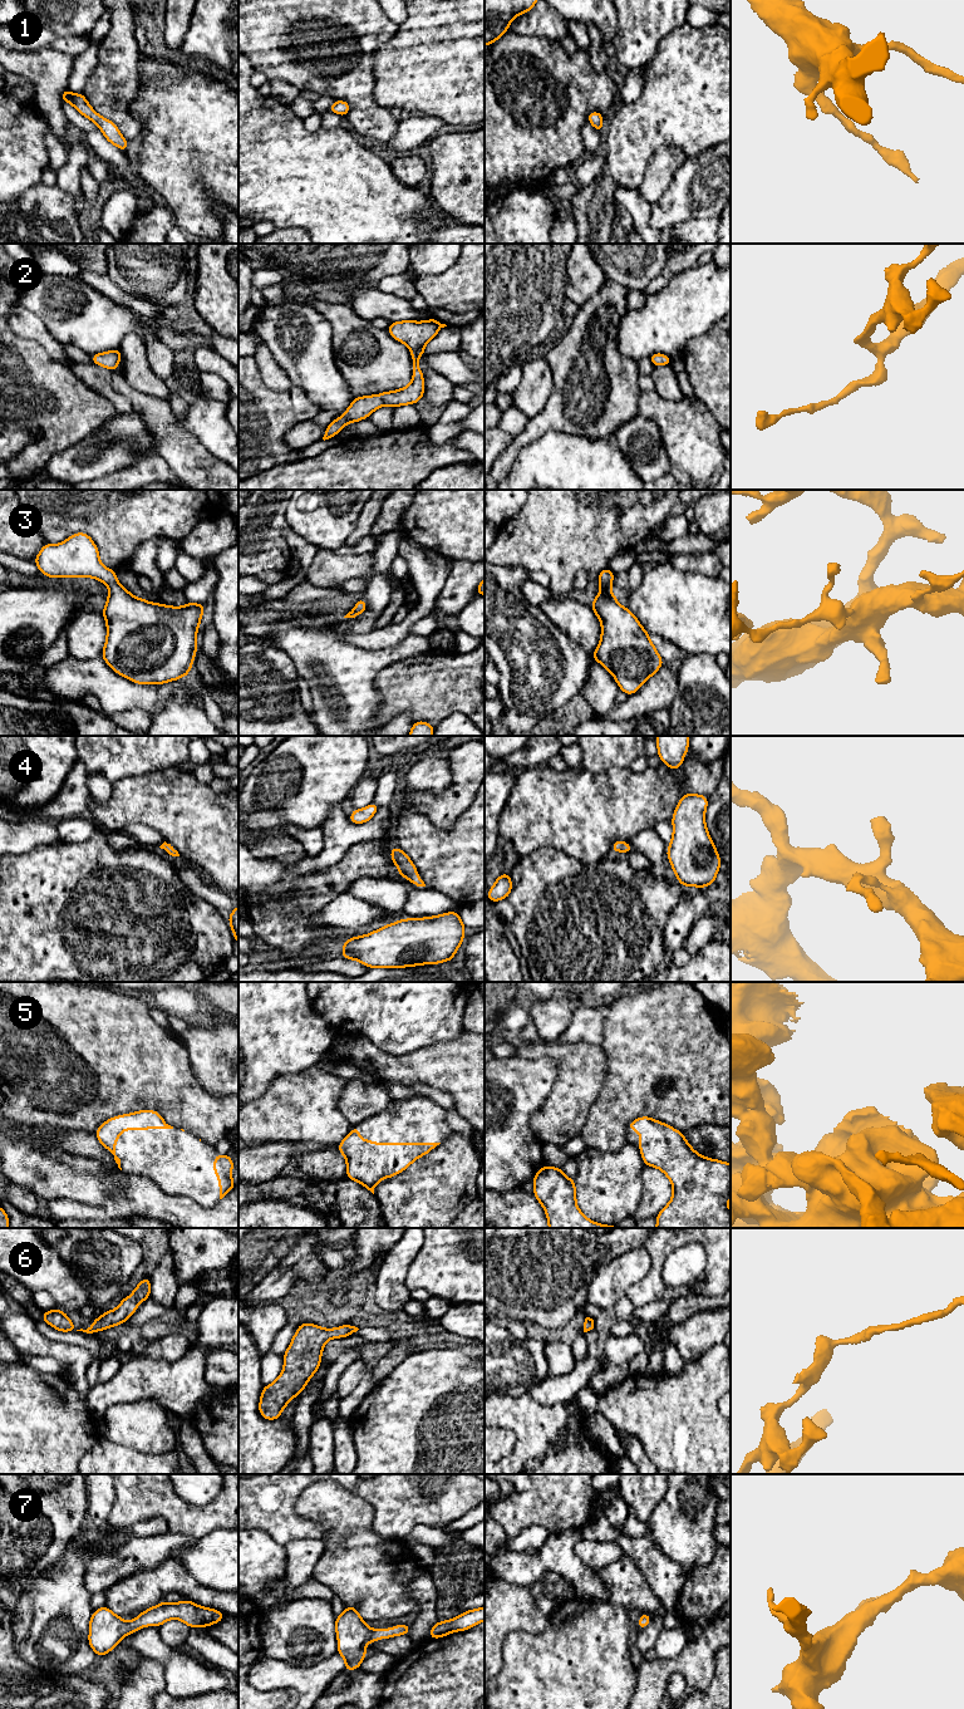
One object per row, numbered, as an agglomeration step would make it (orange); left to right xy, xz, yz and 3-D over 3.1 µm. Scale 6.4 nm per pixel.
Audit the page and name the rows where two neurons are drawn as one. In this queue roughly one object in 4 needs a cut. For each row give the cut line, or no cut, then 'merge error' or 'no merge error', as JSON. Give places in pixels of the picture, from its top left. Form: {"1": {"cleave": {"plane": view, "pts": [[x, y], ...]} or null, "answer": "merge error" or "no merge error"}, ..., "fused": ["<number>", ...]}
{"1": {"cleave": null, "answer": "no merge error"}, "2": {"cleave": null, "answer": "no merge error"}, "3": {"cleave": null, "answer": "no merge error"}, "4": {"cleave": null, "answer": "no merge error"}, "5": {"cleave": null, "answer": "no merge error"}, "6": {"cleave": null, "answer": "no merge error"}, "7": {"cleave": null, "answer": "no merge error"}, "fused": []}

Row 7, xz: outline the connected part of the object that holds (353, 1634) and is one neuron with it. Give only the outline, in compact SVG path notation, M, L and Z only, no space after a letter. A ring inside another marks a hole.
M346 1606L344 1612L335 1617L338 1654L344 1658L345 1669L349 1673L359 1669L367 1656L365 1645L368 1642L398 1635L408 1635L409 1631L410 1626L405 1624L392 1629L369 1629L358 1610L353 1606Z

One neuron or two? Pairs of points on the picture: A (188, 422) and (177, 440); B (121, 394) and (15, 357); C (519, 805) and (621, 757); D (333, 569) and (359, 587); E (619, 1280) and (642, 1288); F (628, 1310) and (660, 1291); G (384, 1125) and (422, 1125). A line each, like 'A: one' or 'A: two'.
A: two
B: two
C: two
D: two
E: two
F: two
G: one

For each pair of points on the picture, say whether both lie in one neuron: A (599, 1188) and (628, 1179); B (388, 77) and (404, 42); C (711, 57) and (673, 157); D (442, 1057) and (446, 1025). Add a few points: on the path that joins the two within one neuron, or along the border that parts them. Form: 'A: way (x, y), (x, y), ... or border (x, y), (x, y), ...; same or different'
A: way (606, 1188), (615, 1179), (620, 1179); same
B: way (397, 68), (404, 60), (404, 50); same
C: border (688, 157), (679, 148), (662, 146), (649, 160); different
D: border (466, 1031), (456, 1039), (437, 1041), (417, 1050); different

